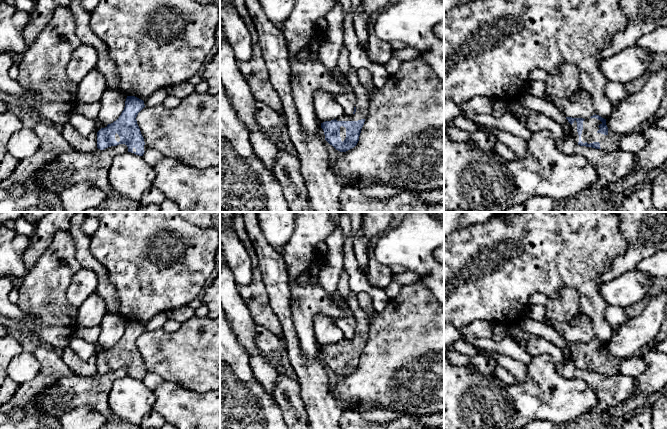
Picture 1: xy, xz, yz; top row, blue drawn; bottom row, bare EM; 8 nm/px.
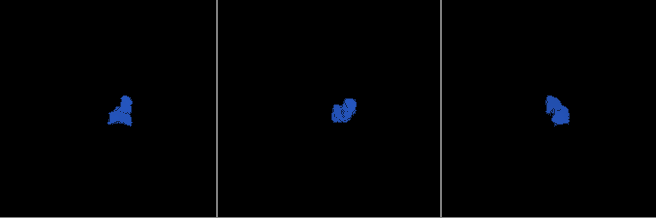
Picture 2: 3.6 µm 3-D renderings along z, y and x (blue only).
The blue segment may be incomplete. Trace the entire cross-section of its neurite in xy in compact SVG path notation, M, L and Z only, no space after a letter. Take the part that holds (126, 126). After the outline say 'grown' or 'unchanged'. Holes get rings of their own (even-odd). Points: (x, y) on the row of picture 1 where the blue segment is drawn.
M127 96L124 110L119 118L97 132L97 148L104 150L111 146L125 144L128 152L143 156L147 146L136 117L144 107L143 100L135 96Z; grown

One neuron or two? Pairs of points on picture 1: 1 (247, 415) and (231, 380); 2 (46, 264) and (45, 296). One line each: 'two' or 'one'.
1: one
2: one

